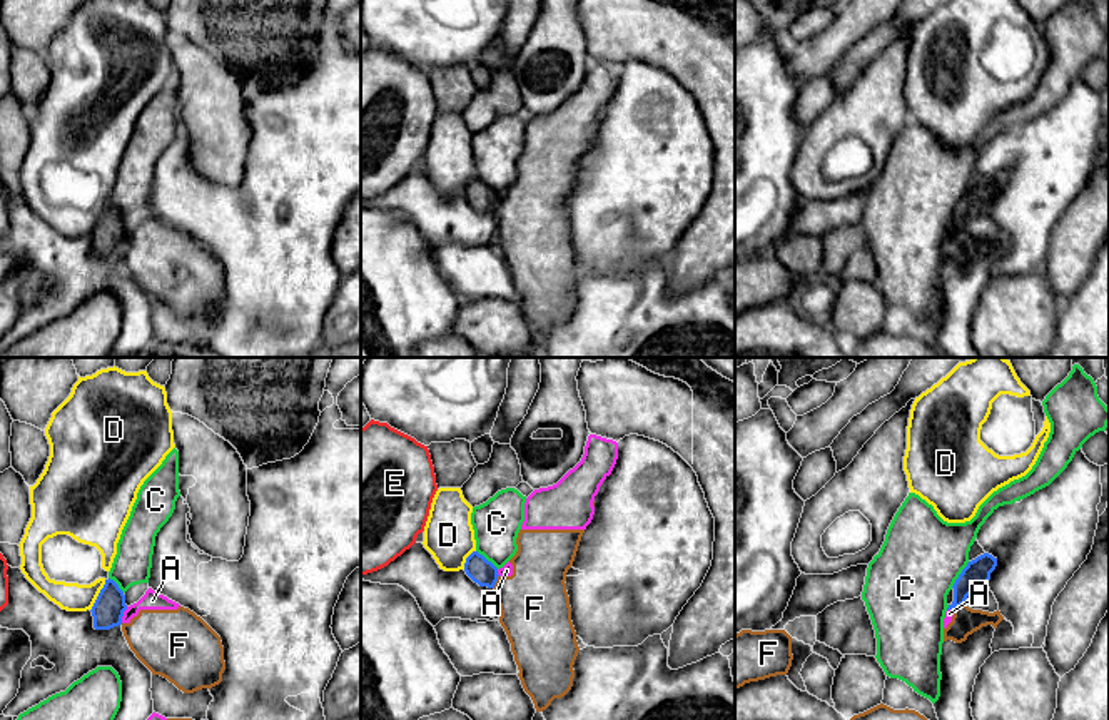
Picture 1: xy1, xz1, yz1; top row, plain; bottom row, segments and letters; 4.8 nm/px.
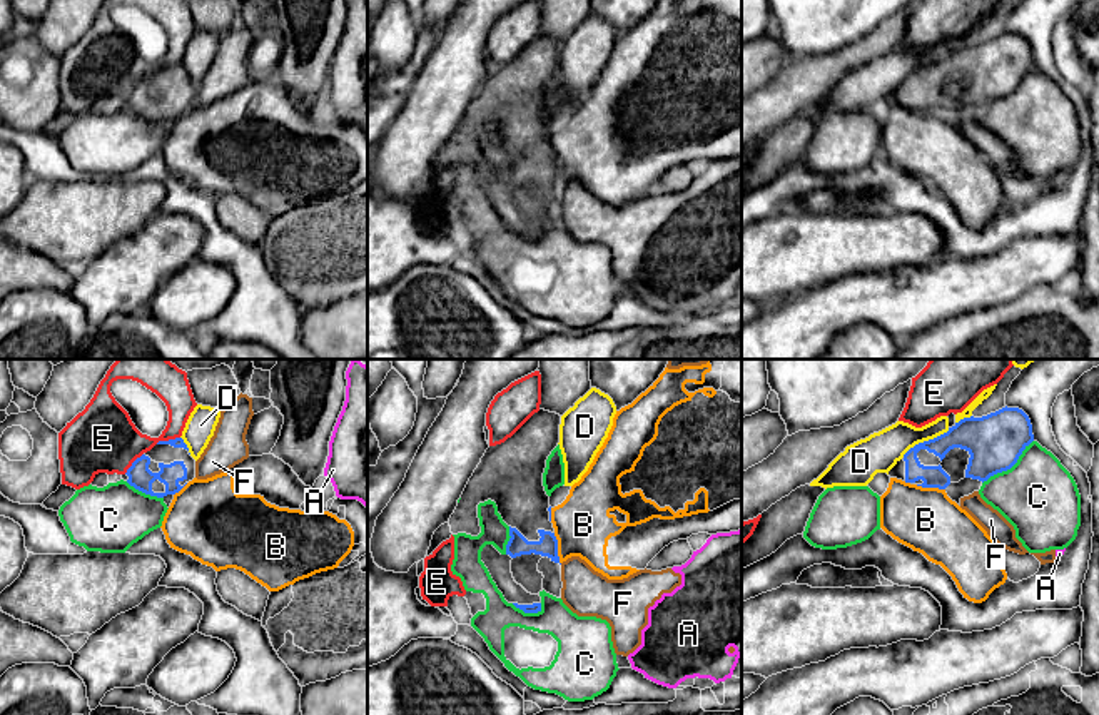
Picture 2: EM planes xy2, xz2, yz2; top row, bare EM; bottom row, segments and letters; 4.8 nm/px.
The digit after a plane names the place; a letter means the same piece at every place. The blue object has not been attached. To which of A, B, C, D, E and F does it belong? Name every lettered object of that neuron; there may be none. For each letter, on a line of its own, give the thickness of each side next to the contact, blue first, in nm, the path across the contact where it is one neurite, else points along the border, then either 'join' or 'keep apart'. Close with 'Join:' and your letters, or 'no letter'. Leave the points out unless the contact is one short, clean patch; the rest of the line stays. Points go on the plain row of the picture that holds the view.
A: 150 nm thick on the blue side, 90 nm on the other; border along xy1 (127, 233), (121, 248); keep apart
B: 100 nm thick on the blue side, 280 nm on the other; border along xz2 (553, 159), (558, 169), (560, 189); keep apart
C: 260 nm thick on the blue side, 380 nm on the other; keep apart
D: 180 nm thick on the blue side, 190 nm on the other; keep apart
E: 50 nm thick on the blue side, 240 nm on the other; keep apart
F: 120 nm thick on the blue side, 340 nm on the other; keep apart
Join: no letter

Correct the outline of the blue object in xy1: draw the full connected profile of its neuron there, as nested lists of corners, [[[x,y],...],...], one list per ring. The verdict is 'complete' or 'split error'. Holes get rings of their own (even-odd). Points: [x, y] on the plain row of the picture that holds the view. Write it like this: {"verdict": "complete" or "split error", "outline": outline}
{"verdict": "complete", "outline": [[[105,205],[104,214],[100,215],[94,232],[94,254],[95,256],[110,256],[122,251],[124,237],[127,236],[125,221],[114,205]]]}

